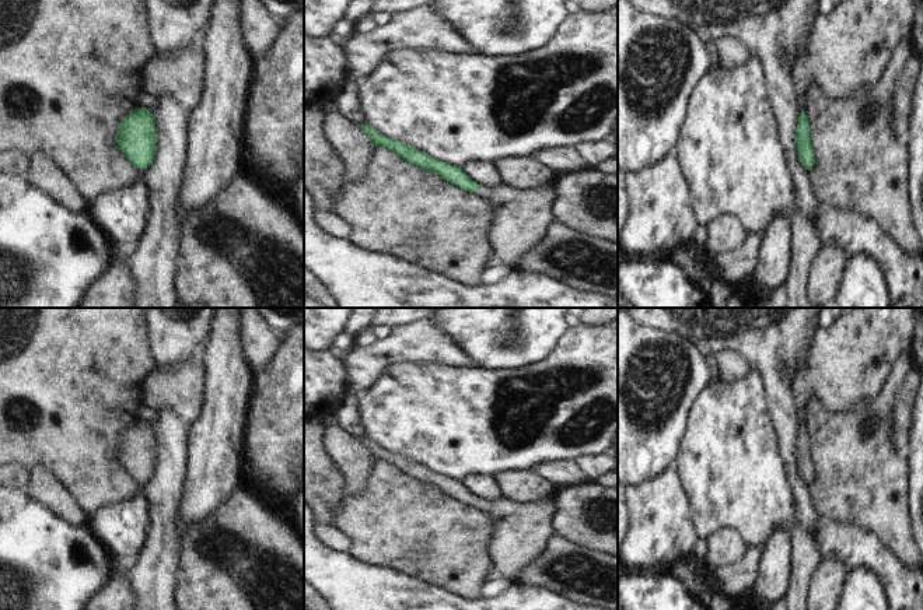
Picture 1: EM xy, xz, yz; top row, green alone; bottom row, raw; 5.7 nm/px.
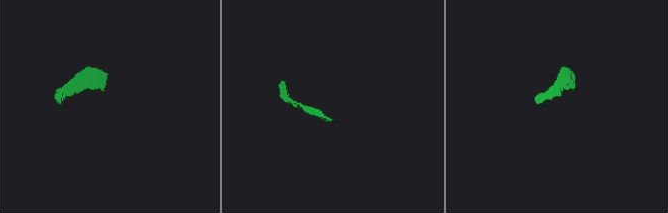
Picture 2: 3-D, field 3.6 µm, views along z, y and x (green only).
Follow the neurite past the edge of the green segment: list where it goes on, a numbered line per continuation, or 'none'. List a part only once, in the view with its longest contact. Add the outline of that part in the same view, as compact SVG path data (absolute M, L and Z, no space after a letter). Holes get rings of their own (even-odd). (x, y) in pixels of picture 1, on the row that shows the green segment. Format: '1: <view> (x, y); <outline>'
1: xz (521, 217); M552 185L539 189L514 189L511 186L479 186L475 194L487 200L493 220L487 238L493 253L486 267L497 264L520 269L522 256L543 239L555 221Z

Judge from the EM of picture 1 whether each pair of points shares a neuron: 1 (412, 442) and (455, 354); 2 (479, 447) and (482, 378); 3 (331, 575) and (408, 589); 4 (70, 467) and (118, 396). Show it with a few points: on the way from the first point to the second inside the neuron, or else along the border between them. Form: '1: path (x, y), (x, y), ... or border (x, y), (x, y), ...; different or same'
1: border (418, 361), (474, 367); different
2: path (479, 430), (482, 395); same
3: path (350, 586), (353, 589), (388, 589); same
4: path (77, 449), (77, 437), (100, 414); same

